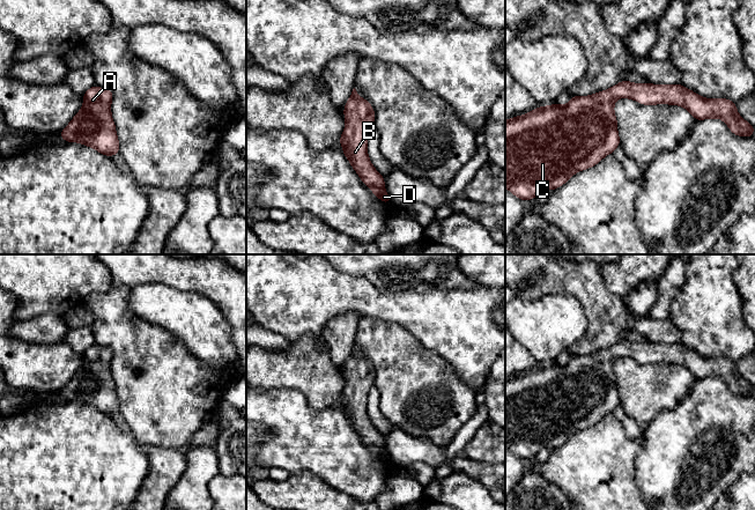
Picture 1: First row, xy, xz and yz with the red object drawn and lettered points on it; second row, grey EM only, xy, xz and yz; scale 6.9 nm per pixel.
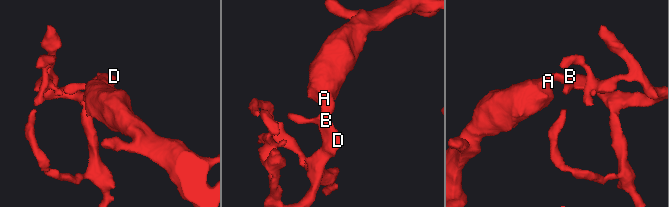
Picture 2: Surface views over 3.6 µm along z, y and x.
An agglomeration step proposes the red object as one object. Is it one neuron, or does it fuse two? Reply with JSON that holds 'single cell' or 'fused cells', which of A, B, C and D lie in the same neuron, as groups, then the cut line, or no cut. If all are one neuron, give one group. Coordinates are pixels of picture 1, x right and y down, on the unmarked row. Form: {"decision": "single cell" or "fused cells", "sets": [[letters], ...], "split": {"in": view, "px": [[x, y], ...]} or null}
{"decision": "single cell", "sets": [["A", "B", "C", "D"]], "split": null}

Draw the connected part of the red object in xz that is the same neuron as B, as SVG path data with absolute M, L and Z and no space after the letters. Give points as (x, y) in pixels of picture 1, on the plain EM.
M354 347L343 368L346 384L340 396L343 413L362 442L385 463L392 460L385 451L384 436L375 428L368 415L368 393L375 384L376 371L371 362L357 354Z

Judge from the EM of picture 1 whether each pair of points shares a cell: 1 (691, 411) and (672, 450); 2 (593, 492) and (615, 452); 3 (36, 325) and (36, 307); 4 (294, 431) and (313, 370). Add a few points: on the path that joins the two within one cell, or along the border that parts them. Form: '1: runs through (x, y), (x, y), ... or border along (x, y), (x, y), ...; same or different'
1: runs through (691, 420), (691, 430), (681, 441); same
2: runs through (598, 482), (598, 470), (606, 462); same
3: border along (61, 316), (44, 313), (24, 320), (16, 319); different
4: border along (280, 387), (300, 391), (311, 407), (330, 407); different

